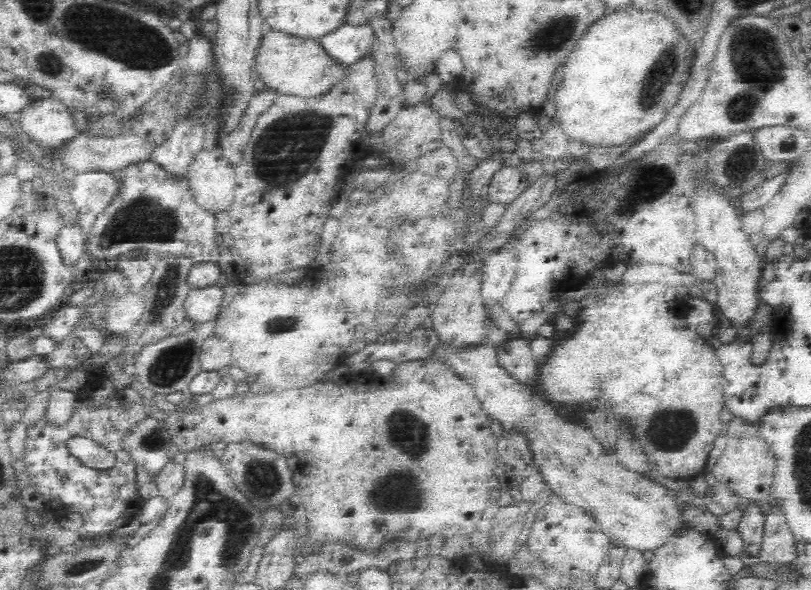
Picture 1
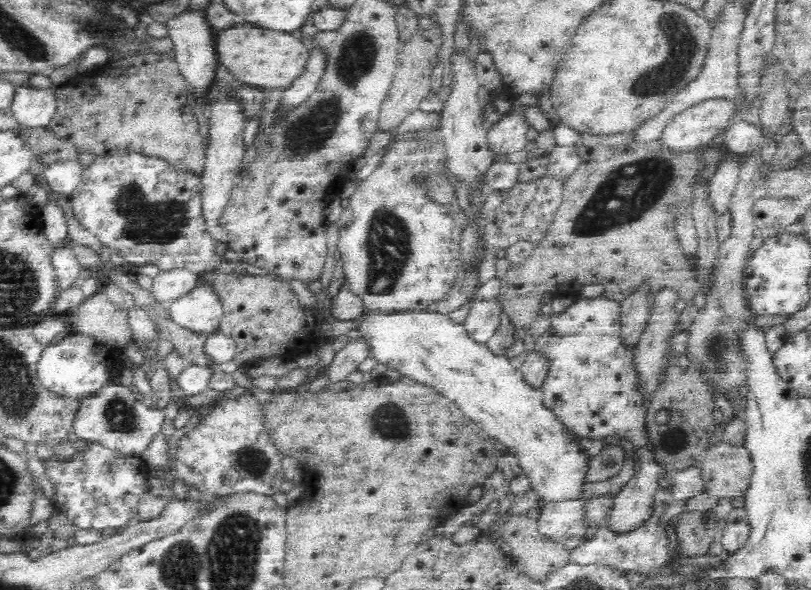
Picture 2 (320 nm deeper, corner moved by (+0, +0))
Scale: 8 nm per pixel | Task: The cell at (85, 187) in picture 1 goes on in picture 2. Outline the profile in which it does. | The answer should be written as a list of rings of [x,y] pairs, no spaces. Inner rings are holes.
[[[78,161],[56,162],[43,168],[40,179],[50,191],[69,197],[81,181],[82,172]]]

